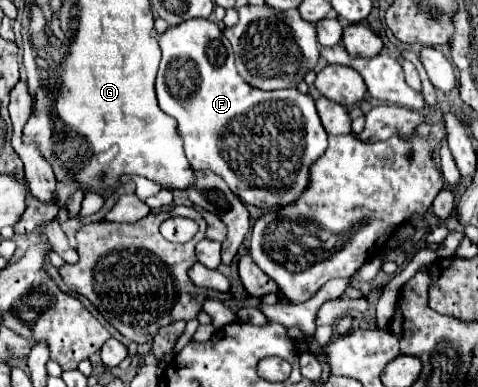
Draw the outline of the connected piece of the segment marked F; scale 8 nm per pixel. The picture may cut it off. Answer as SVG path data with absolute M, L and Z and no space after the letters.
M192 18L170 26L164 34L160 34L158 44L162 48L162 62L156 78L158 104L166 114L176 118L190 166L200 170L210 168L222 176L230 190L246 204L258 208L278 208L296 202L310 184L308 176L312 164L328 146L328 134L320 124L312 96L300 94L296 88L264 92L244 84L234 66L232 46L212 20Z

